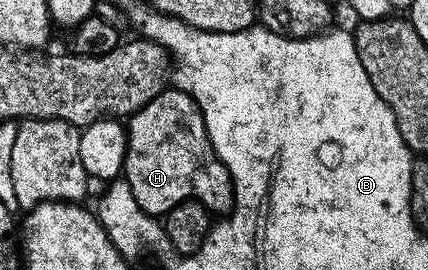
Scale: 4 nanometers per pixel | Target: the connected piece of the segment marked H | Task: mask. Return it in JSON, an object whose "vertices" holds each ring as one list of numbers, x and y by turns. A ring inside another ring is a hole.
{"vertices":[[163,89,152,103,140,107,140,111,130,114,126,125,126,163,124,180,130,188,133,204,147,215,165,215,181,201,198,201,214,215,226,215,234,207,234,185,230,181,230,172,226,164,216,155,204,115,200,107,180,89]]}

